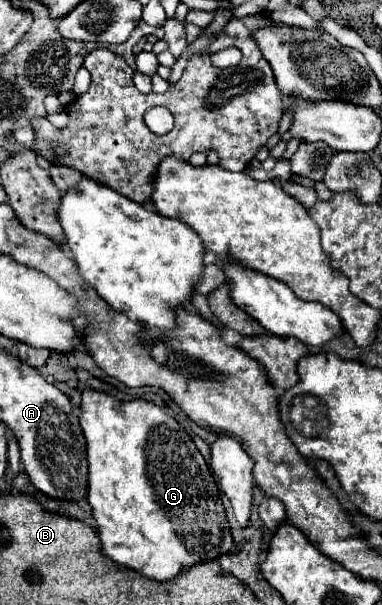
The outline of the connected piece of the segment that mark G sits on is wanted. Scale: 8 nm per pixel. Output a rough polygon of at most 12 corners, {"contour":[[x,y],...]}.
{"contour":[[84,391],[104,555],[162,583],[234,541],[192,437]]}

